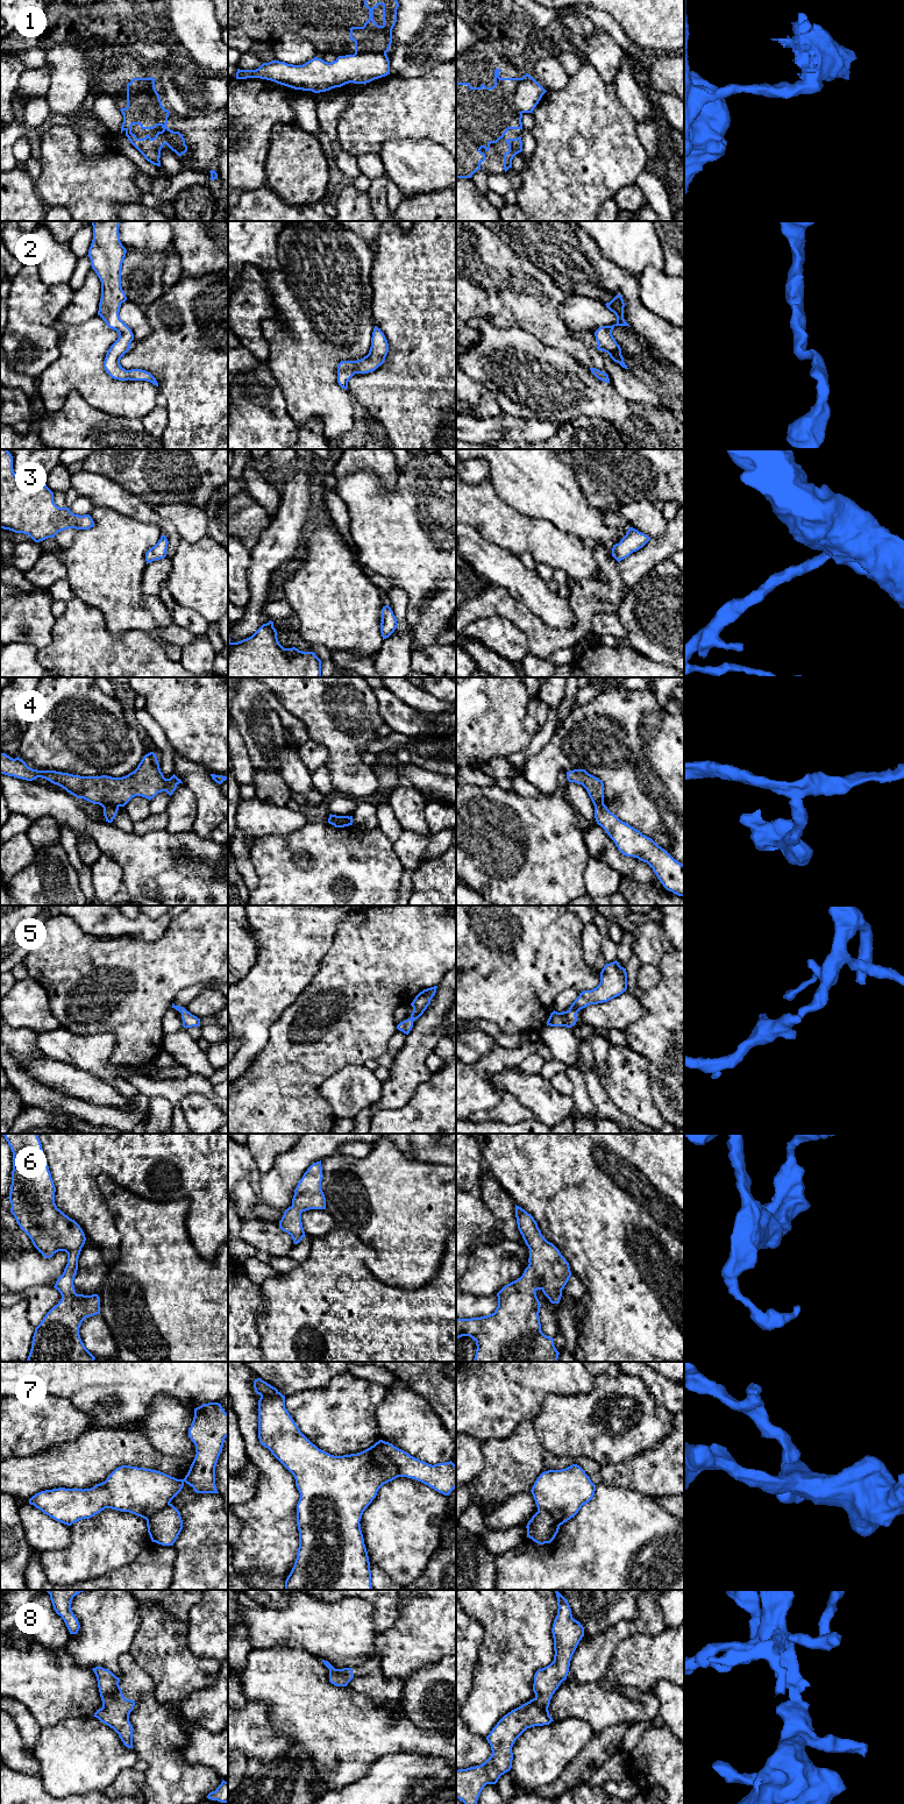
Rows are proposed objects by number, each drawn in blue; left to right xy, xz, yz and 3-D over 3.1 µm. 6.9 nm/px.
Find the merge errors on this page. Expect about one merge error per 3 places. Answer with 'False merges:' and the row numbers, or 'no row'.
False merges: 1, 4, 7

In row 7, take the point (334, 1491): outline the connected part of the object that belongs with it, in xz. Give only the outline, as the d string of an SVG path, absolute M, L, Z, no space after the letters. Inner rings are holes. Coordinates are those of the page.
M261 1378L254 1380L254 1388L261 1395L258 1400L259 1443L293 1475L300 1493L297 1504L299 1548L294 1565L285 1581L285 1590L372 1590L370 1562L360 1521L378 1490L384 1484L404 1476L383 1451L379 1441L361 1453L343 1456L334 1456L319 1449L300 1432L285 1408L285 1395Z

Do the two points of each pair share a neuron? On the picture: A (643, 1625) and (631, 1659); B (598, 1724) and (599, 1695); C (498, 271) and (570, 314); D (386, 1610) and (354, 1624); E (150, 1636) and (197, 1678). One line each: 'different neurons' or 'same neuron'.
A: different neurons
B: same neuron
C: different neurons
D: different neurons
E: same neuron

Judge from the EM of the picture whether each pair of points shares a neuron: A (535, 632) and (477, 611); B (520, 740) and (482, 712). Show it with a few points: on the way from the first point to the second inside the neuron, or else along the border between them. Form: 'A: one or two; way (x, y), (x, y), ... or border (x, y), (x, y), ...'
A: one; way (521, 618), (511, 609), (491, 609)
B: one; way (511, 736), (500, 731), (491, 722)

